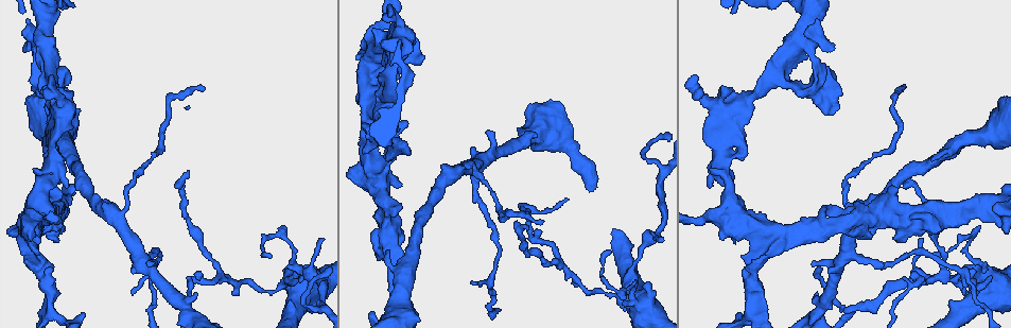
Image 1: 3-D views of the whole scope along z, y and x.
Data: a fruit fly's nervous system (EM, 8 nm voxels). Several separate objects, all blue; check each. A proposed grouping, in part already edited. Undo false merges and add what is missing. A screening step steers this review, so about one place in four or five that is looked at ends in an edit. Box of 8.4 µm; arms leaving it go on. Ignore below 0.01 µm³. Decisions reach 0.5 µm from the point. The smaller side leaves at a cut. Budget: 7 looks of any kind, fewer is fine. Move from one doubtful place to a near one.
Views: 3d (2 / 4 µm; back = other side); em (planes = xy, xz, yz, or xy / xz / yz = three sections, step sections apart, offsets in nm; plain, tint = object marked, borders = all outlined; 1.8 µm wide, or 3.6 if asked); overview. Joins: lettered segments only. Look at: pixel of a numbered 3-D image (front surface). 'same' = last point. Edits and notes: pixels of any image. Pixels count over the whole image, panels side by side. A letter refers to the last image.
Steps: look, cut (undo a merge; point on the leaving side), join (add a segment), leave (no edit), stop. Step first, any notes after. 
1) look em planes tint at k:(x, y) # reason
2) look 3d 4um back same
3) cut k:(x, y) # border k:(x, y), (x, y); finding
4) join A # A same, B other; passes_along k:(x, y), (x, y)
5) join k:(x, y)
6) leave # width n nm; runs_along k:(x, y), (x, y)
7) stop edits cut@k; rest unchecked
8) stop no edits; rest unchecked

look 3d 4um back at 1:(835, 299) # abrupt turn

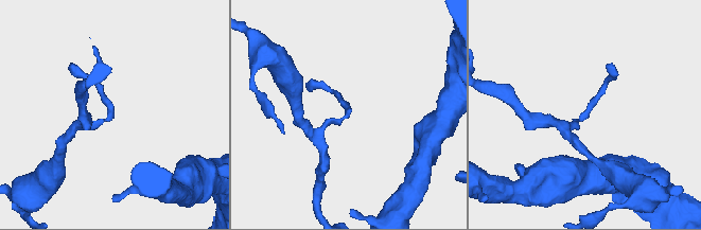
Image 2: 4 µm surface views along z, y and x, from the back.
look em xz step 8 tint at 2:(589, 108) # shape alone is not enough

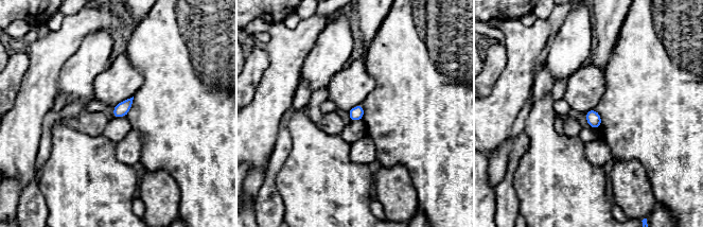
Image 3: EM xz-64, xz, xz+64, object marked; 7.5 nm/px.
look em planes borders same # another direction

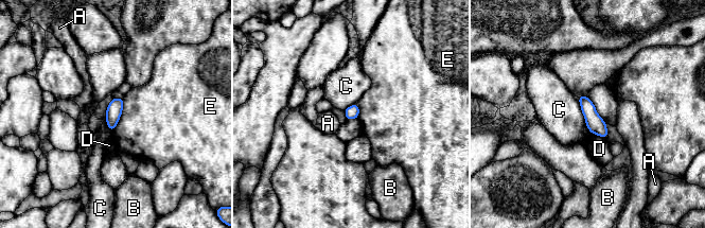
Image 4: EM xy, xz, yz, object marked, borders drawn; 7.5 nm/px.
leave # A other, B other, C other, D other, E other; border 4:(576, 97), (586, 124); one neuron here

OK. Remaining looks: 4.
look 3d 2um at 1:(195, 279) # sharp bend

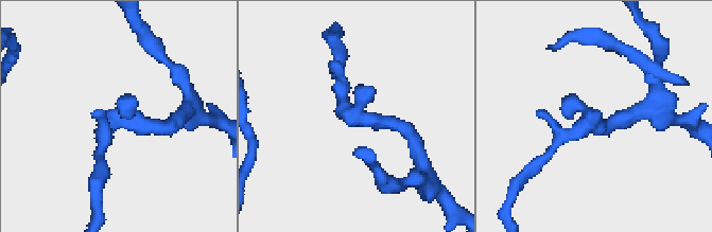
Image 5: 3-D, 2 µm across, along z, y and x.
look em 3.6um planes borders at 5:(111, 117)

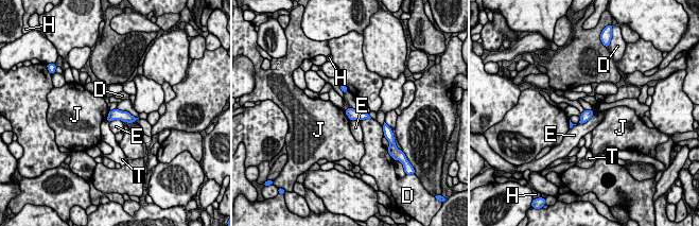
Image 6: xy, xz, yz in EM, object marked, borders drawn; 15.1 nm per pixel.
leave # longest_contact E 320 nm; D other, E other, H other, J other, T other; all the same neuron

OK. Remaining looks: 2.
look em xz step 4 tint at 1:(731, 194) # a fork

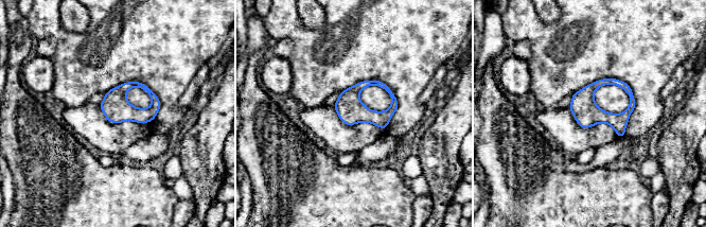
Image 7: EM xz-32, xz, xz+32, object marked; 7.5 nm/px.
look em planes borders same

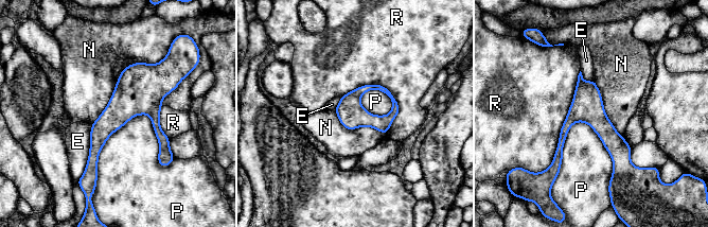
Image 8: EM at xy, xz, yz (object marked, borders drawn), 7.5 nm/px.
leave # E other, N other, P other, R other; all the same neuron

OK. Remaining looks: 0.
stop no edits; rest unchecked

